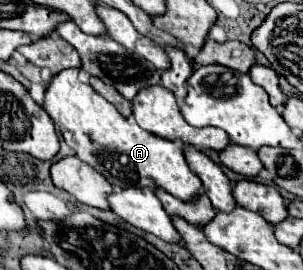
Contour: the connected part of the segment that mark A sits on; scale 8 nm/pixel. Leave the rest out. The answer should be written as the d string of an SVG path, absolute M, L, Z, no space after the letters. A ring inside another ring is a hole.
M78 70L56 74L46 90L44 110L60 128L66 144L80 160L98 170L116 188L160 188L182 202L192 202L202 188L200 178L190 170L182 146L144 132L134 120L124 118L108 100L78 80Z

